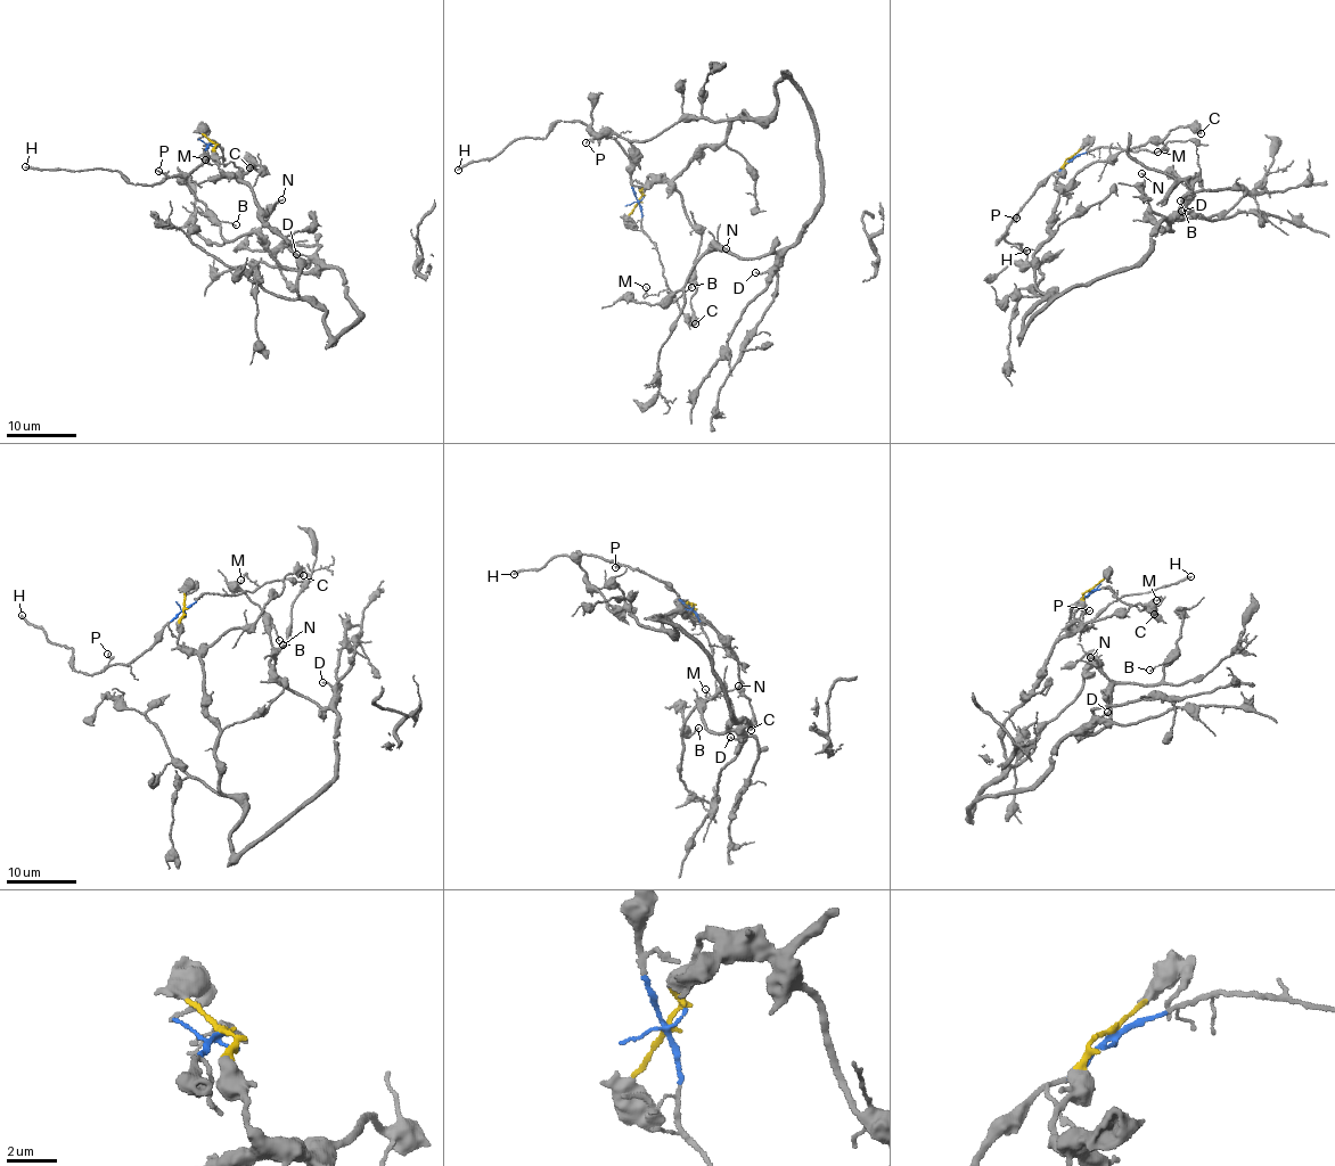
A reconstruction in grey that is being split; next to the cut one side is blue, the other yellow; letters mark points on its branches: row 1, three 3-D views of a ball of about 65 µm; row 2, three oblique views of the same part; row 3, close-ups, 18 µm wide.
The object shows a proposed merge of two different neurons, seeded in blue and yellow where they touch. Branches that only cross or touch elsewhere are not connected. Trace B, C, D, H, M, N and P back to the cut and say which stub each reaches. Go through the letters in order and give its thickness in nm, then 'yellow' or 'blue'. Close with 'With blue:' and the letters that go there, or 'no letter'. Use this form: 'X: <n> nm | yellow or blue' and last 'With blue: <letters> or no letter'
B: 110 nm | yellow
C: 600 nm | yellow
D: 120 nm | yellow
H: 260 nm | blue
M: 100 nm | blue
N: 130 nm | yellow
P: 110 nm | blue
With blue: H, M, P

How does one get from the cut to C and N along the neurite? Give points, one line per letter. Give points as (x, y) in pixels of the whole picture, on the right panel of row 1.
C: (1071, 156), (1055, 186), (1094, 163), (1159, 142), (1180, 126), (1201, 133)
N: (1071, 156), (1034, 254), (1049, 296), (1024, 329), (1128, 270), (1162, 220), (1171, 230), (1141, 172)

